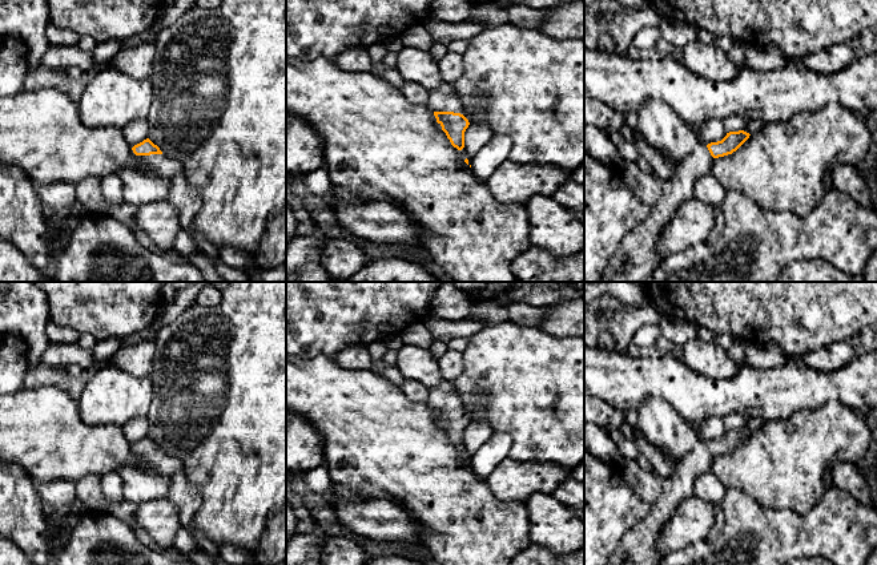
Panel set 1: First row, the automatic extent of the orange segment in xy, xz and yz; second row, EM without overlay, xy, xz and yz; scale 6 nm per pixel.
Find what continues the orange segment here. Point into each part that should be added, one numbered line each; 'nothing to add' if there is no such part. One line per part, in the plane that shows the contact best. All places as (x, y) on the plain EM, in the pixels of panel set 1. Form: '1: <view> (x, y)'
1: xy (163, 464)

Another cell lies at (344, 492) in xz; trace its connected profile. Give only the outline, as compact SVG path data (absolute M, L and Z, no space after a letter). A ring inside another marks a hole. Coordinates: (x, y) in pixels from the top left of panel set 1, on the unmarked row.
M330 483L330 492L329 493L330 493L330 496L337 496L338 499L343 499L347 501L374 500L354 488L345 487L345 485L337 484L337 483Z

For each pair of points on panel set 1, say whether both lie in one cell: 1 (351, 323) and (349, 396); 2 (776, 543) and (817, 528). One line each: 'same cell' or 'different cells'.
1: different cells
2: same cell

